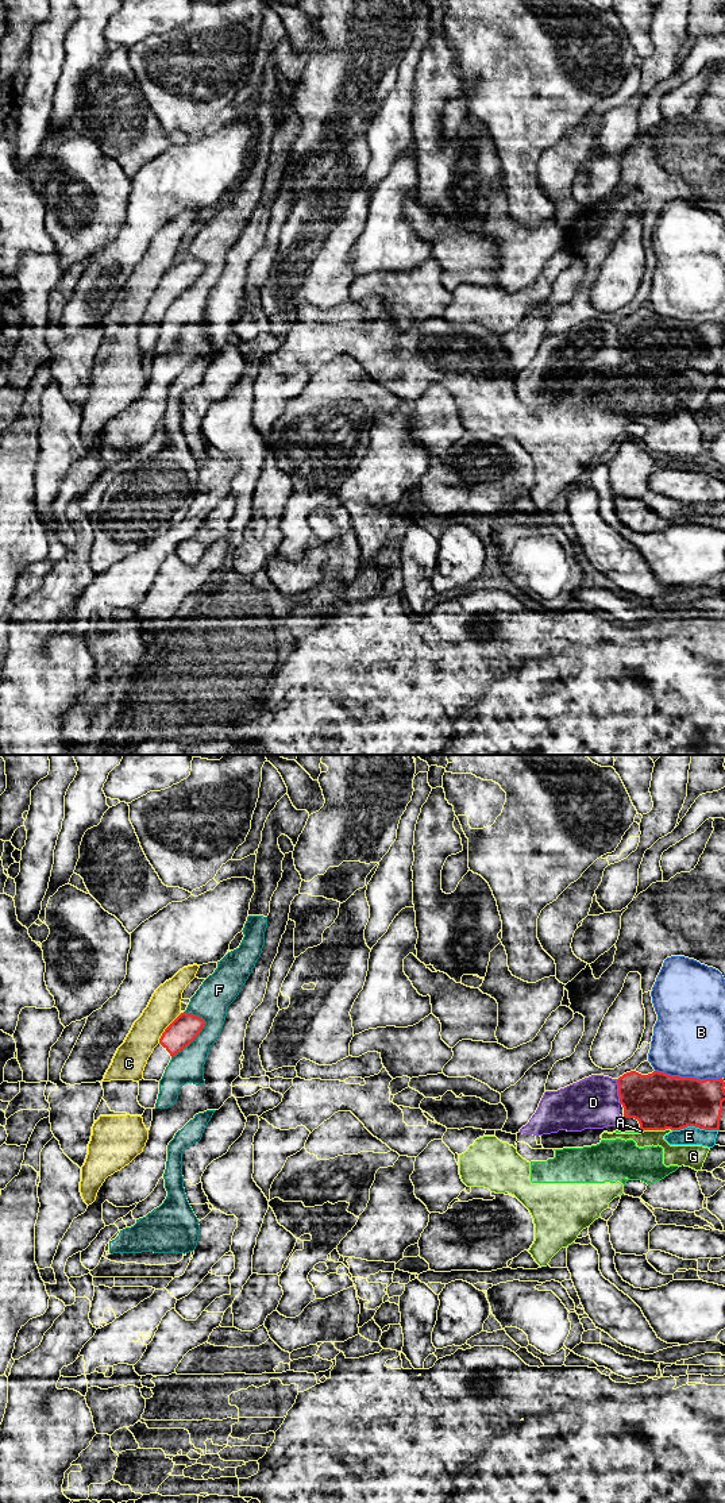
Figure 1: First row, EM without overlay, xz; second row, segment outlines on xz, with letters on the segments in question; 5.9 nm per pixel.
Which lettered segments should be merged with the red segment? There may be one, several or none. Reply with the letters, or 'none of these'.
none of these

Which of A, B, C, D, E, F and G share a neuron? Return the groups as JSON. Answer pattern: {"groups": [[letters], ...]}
{"groups": [["A", "E", "G"], ["B"], ["C"], ["D"], ["F"]]}

